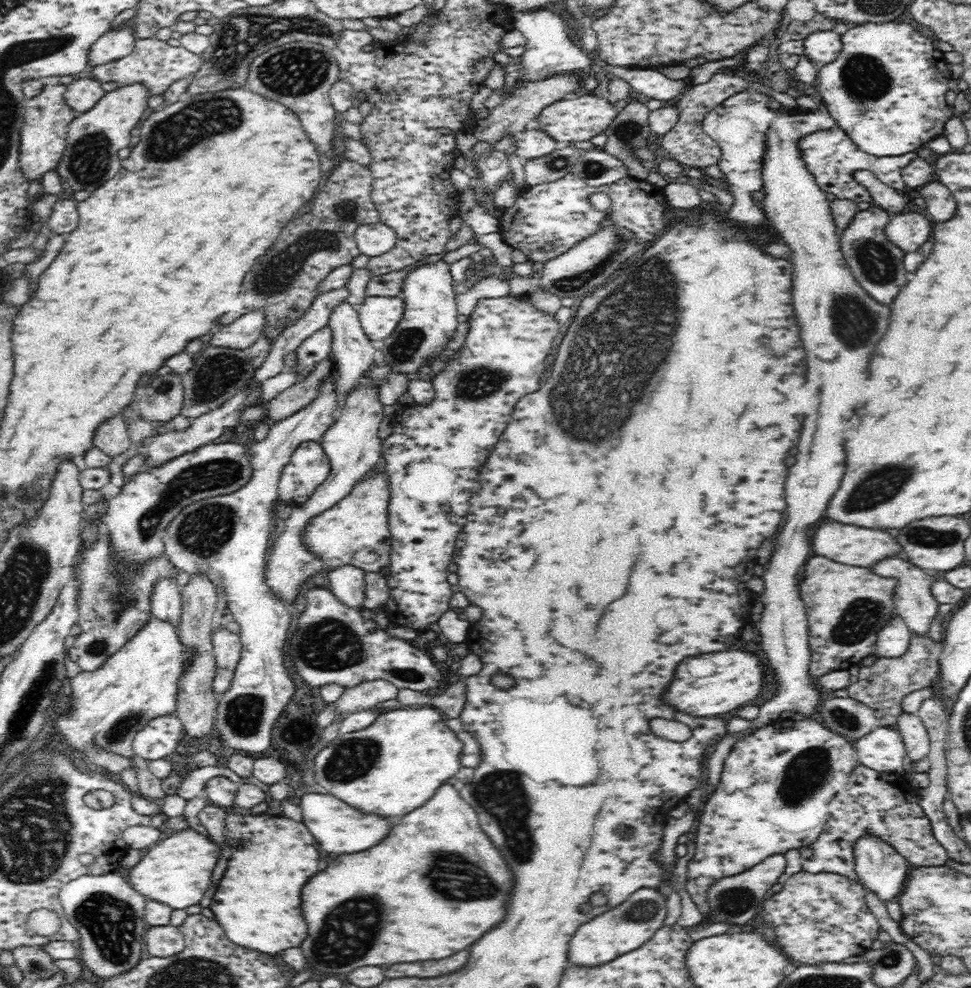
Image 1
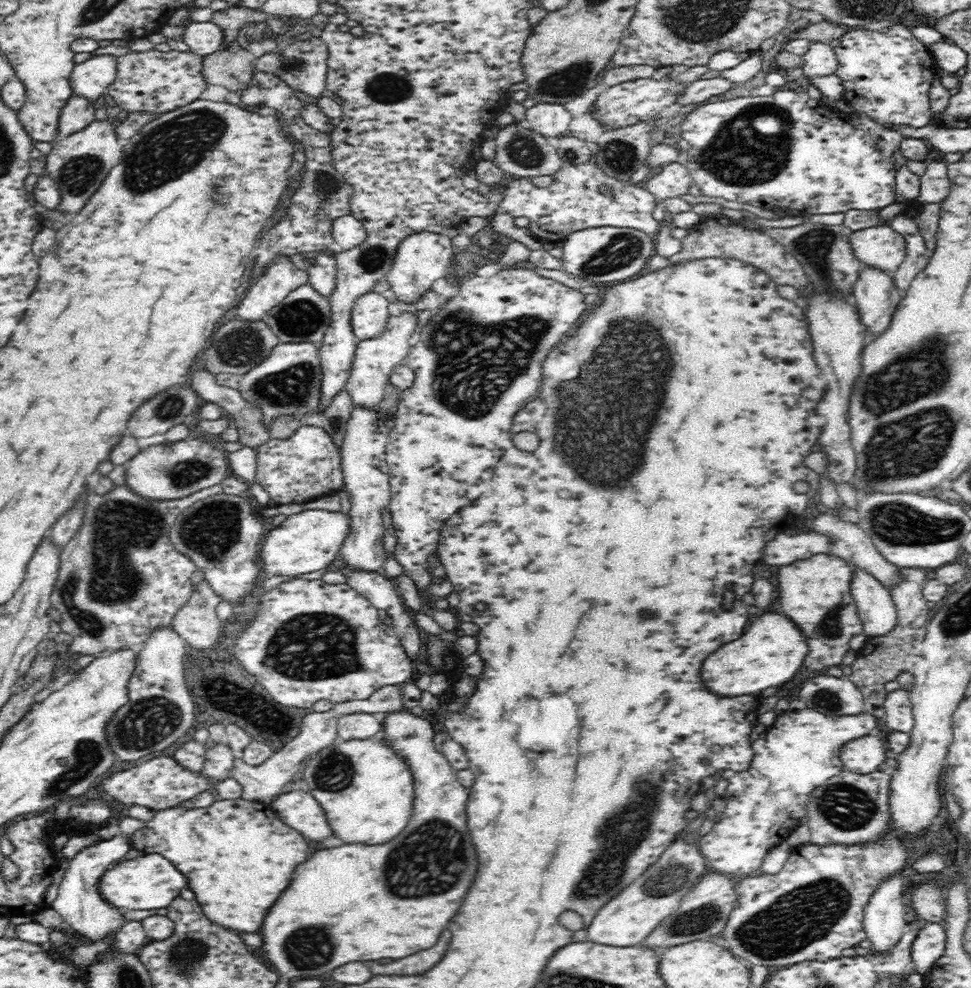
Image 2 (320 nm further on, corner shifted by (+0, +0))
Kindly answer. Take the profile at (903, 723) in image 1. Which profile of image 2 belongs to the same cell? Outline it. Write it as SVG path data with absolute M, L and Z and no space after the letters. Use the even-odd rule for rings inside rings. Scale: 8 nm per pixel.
M899 688L888 692L883 705L885 710L883 720L886 720L886 726L892 730L910 733L914 719L909 691Z

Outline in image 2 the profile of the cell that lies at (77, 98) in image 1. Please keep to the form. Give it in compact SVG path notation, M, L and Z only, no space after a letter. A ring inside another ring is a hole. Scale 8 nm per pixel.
M72 95L62 108L58 120L58 139L80 132L94 119L94 104L84 97Z

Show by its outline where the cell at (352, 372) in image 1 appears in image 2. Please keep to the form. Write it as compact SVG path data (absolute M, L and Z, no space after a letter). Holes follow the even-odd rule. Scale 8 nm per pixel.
M326 248L312 254L309 257L311 263L307 269L310 285L320 294L328 297L337 284L337 262L334 254L336 254L336 248Z

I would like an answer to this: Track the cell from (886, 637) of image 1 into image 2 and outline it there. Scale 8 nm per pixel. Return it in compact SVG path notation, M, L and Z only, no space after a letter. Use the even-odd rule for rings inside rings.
M853 566L850 594L863 626L869 637L884 635L896 626L897 610L889 588L873 576Z

